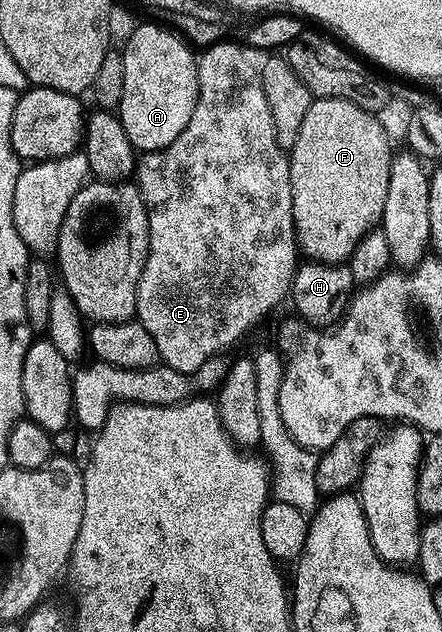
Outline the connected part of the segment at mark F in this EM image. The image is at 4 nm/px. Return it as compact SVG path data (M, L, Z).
M315 98L301 132L297 132L297 144L289 152L289 180L293 196L293 220L295 240L300 251L316 262L346 263L353 248L370 230L380 225L385 208L385 191L389 186L389 168L393 157L391 142L369 110L357 108L349 100L340 98Z

